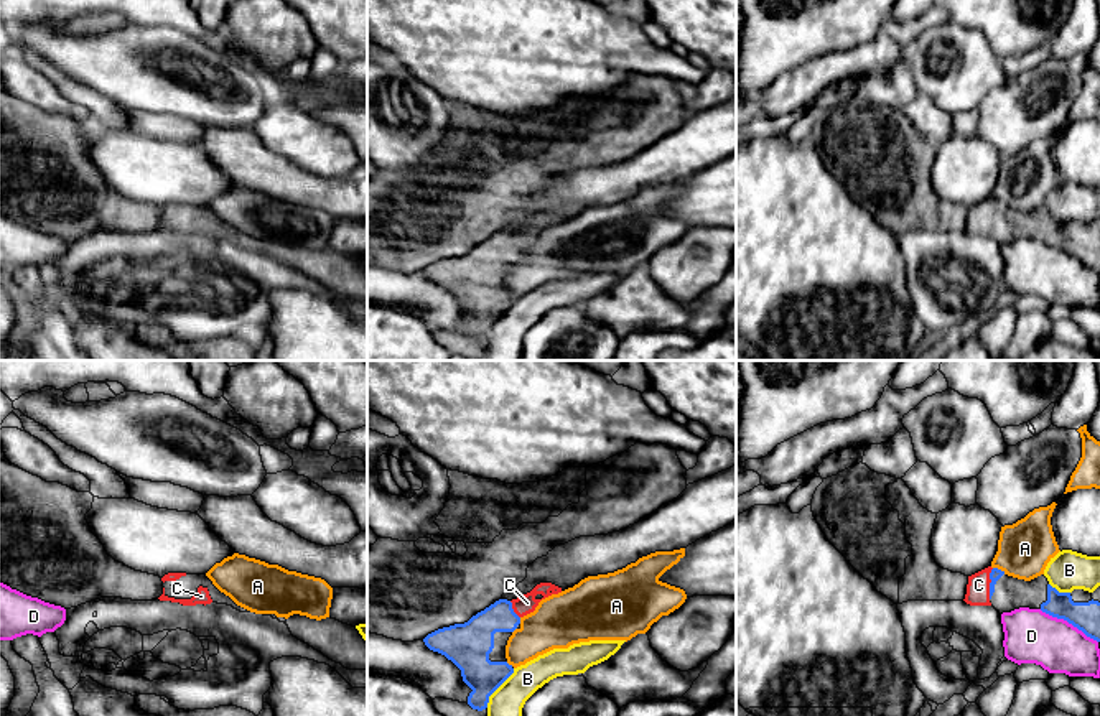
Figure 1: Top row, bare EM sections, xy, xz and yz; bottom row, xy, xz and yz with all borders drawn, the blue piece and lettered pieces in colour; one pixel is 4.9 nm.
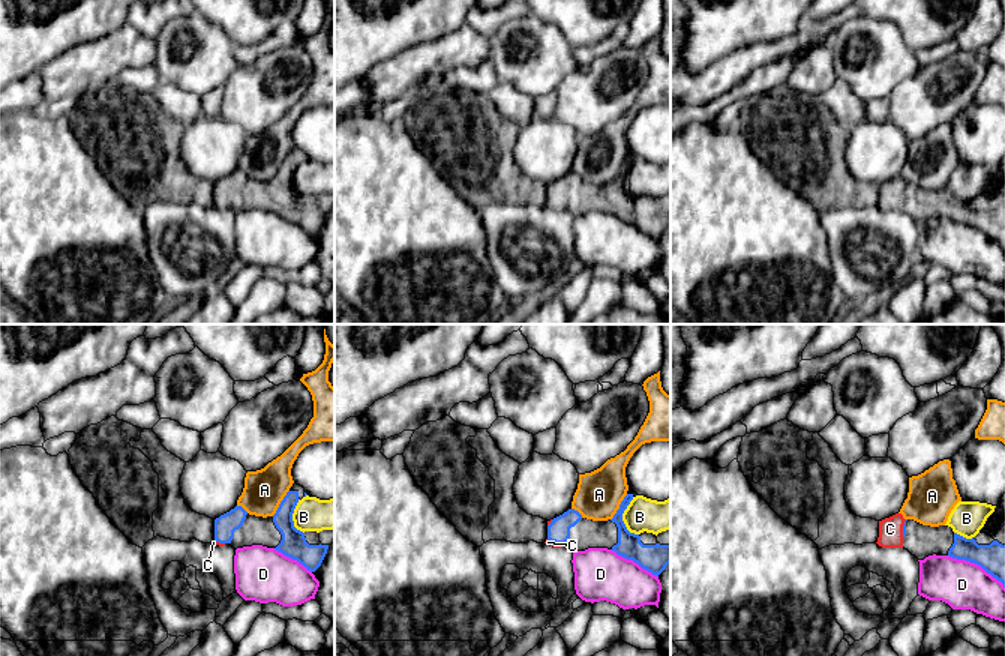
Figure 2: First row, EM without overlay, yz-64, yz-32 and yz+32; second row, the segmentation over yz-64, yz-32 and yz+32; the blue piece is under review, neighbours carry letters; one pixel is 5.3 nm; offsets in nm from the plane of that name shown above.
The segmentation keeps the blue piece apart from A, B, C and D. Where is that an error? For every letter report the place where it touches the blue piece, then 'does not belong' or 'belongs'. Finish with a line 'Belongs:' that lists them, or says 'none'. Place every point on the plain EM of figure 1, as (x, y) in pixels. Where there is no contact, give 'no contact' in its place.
A: yz (1000, 201) | does not belong
B: xz (498, 318) | does not belong
C: yz (990, 214) | belongs
D: yz (1069, 254) | does not belong
Belongs: C

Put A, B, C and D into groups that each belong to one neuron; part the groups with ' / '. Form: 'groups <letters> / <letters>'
groups A / B / C / D

